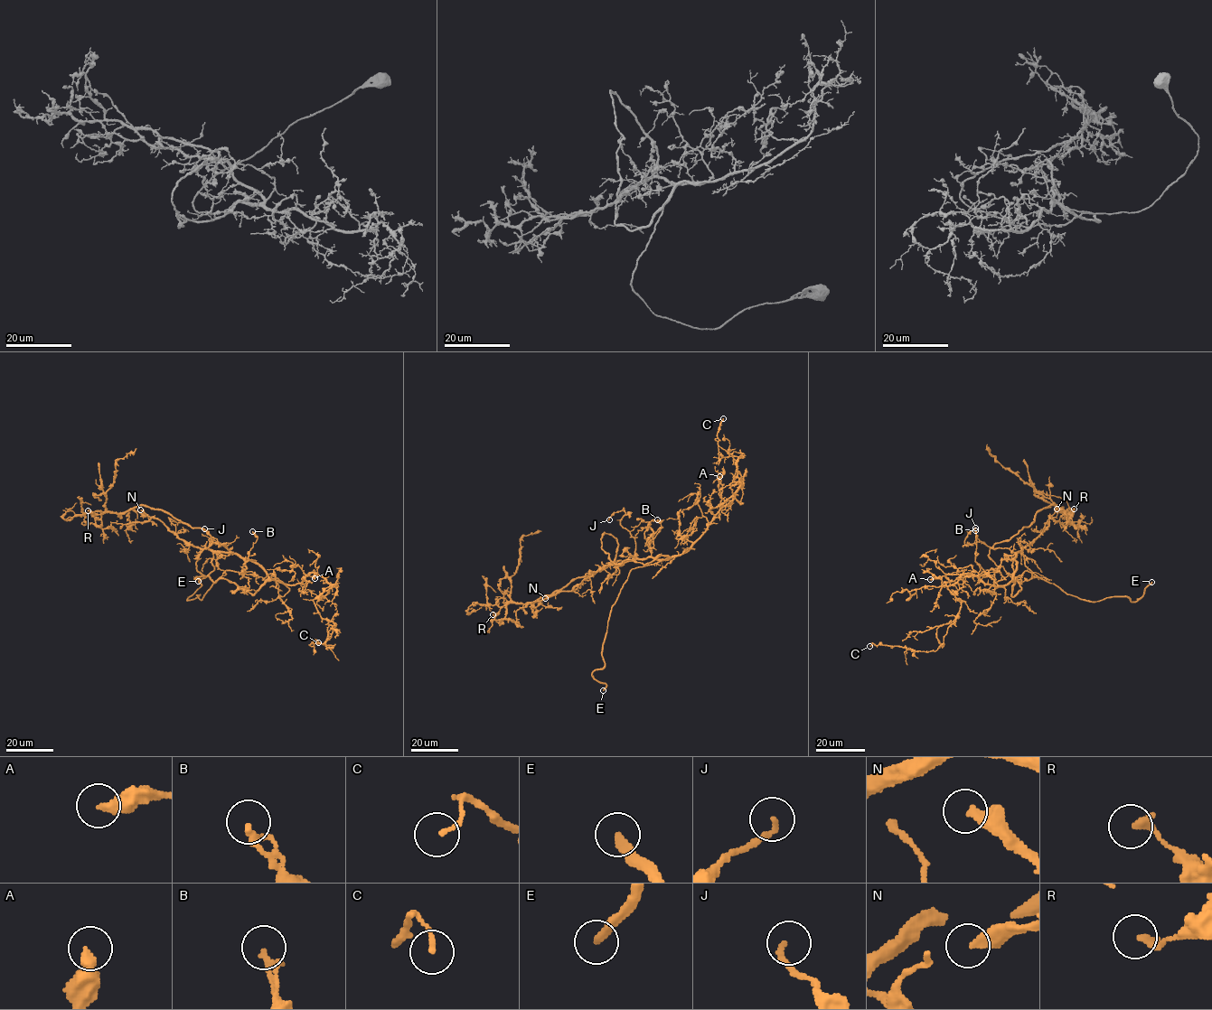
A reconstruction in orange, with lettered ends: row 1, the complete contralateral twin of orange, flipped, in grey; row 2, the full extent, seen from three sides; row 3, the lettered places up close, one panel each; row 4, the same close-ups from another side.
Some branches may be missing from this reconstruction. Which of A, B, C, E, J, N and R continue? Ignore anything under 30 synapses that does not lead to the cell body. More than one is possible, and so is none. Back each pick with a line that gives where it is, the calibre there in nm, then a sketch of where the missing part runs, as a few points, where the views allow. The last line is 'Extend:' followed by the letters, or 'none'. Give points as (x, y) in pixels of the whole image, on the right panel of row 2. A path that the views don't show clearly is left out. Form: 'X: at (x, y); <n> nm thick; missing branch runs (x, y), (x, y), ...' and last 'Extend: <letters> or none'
E: at (1151, 582); 300 nm thick
N: at (1056, 509); 360 nm thick; missing branch runs (1056, 509), (1059, 497), (1055, 492), (1046, 497)
Extend: E, N

